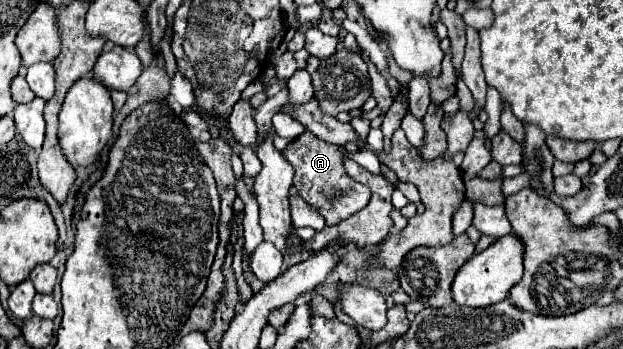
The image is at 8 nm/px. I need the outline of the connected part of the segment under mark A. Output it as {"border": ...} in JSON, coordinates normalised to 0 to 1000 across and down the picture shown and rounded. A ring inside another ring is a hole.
{"border":[[[491,372],[478,395],[472,395],[472,407],[465,407],[453,441],[475,487],[475,499],[472,499],[472,539],[478,544],[478,556],[498,590],[510,596],[510,607],[523,625],[523,648],[546,642],[549,630],[555,630],[559,619],[571,613],[575,602],[581,602],[594,579],[594,562],[597,562],[594,539],[578,527],[578,521],[571,521],[568,510],[562,510],[559,493],[552,487],[555,424],[515,401],[510,390],[504,390],[501,378]],[[514,539],[523,544],[523,550],[530,550],[530,544],[552,544],[555,550],[555,579],[539,573],[536,585],[526,585],[526,590],[517,585],[514,590]]]}

